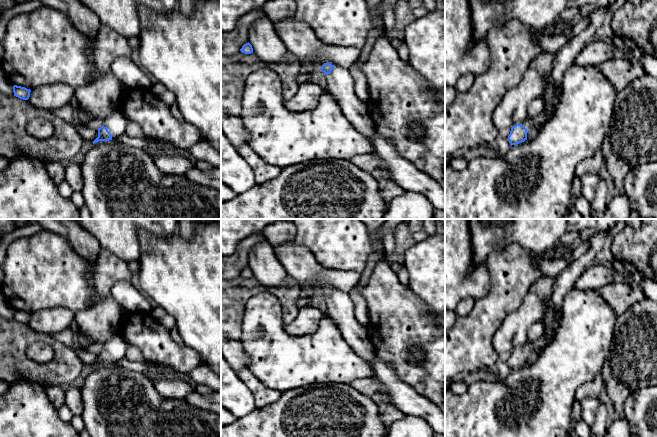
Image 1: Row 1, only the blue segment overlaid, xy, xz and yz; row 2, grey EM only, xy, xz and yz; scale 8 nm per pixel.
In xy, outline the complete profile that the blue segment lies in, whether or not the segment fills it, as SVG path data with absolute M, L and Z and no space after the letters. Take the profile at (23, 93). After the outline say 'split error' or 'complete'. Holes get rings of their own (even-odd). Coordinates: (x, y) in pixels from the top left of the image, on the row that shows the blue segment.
M14 85L13 92L14 92L14 96L23 100L28 100L30 97L31 90L25 87Z; complete

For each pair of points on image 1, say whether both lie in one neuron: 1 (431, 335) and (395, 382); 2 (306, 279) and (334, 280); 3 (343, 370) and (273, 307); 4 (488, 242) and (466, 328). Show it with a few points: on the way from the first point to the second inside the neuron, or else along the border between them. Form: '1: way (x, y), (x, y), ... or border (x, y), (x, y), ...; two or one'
1: border (383, 360), (417, 392); two
2: way (313, 279), (327, 279); one
3: way (320, 358), (302, 358), (274, 330); one
4: border (503, 247), (493, 251), (485, 262); two

